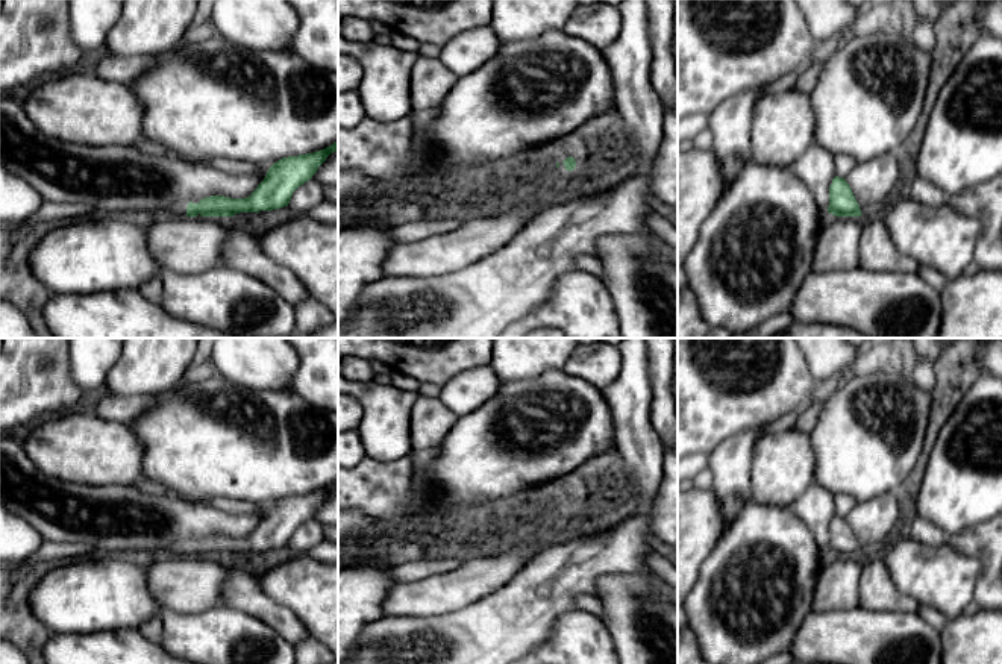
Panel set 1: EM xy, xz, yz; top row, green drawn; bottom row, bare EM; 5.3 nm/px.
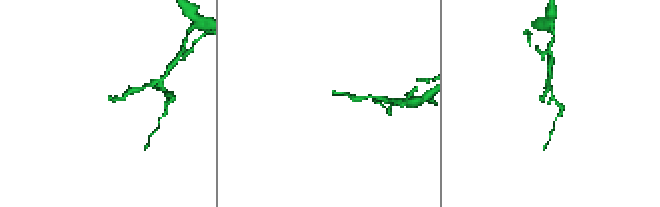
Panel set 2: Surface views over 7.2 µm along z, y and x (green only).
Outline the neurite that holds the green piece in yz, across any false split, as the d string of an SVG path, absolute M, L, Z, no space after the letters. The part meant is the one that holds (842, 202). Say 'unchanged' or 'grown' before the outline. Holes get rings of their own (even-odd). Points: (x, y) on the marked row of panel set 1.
unchanged; M835 176L829 186L829 206L828 212L835 217L860 217L860 205L846 182L846 179Z

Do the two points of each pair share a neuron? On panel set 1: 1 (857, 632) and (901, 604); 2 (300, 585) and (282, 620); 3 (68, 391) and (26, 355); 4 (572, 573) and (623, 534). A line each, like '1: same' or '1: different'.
1: different
2: different
3: same
4: same

